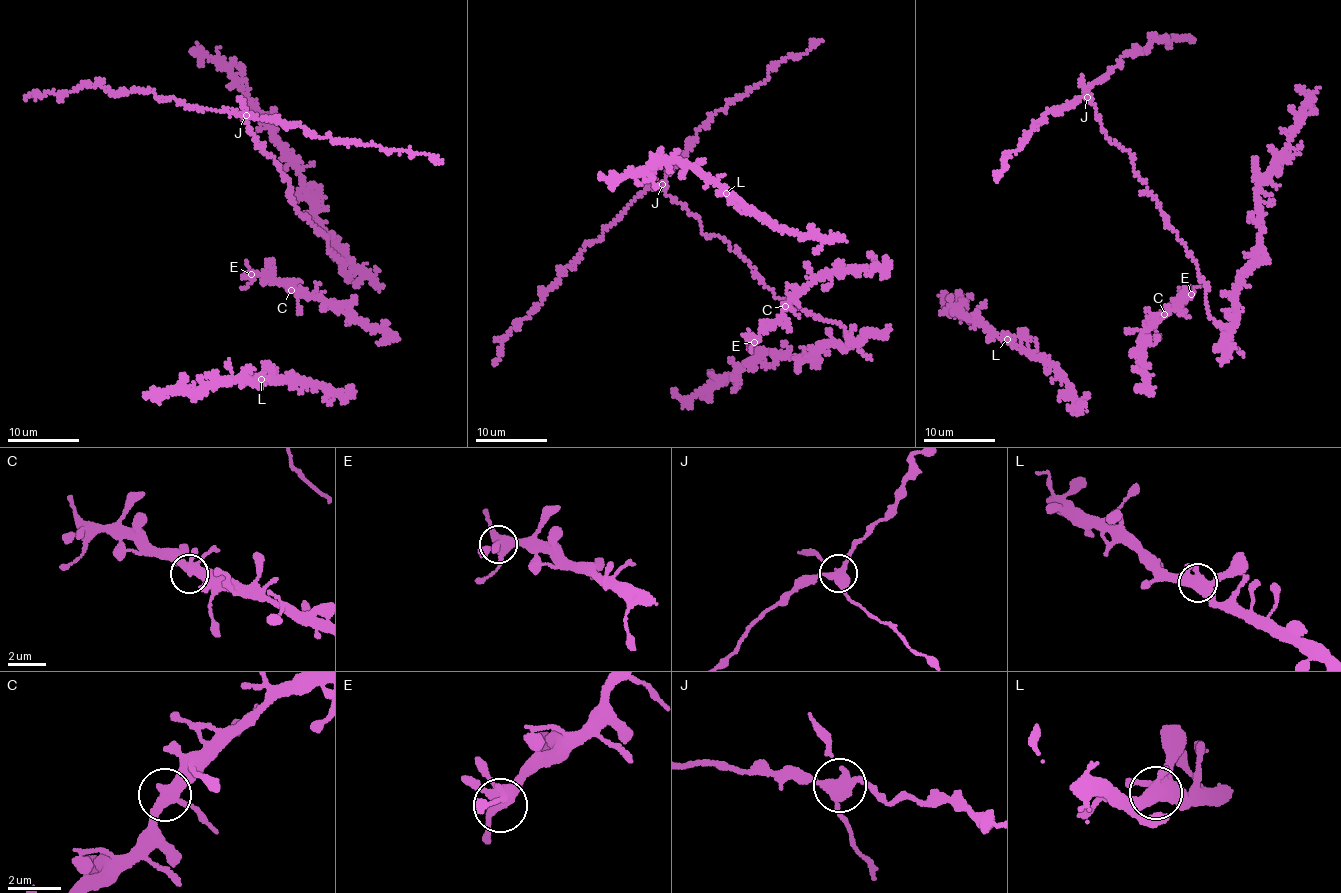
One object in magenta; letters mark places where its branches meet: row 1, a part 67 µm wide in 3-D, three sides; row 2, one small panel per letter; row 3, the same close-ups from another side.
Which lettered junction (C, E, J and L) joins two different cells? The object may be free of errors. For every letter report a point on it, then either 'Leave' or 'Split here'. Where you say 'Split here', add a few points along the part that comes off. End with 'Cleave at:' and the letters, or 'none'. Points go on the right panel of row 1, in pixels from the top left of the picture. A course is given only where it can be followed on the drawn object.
C: Place: (1164, 314). Leave
E: Place: (1191, 294). Leave
J: Place: (1087, 97). Split here. Course of the part to remove: (1087, 97), (1088, 88), (1111, 73), (1122, 57), (1149, 46), (1152, 39), (1188, 36), (1194, 41)
L: Place: (1007, 339). Leave
Cleave at: J

